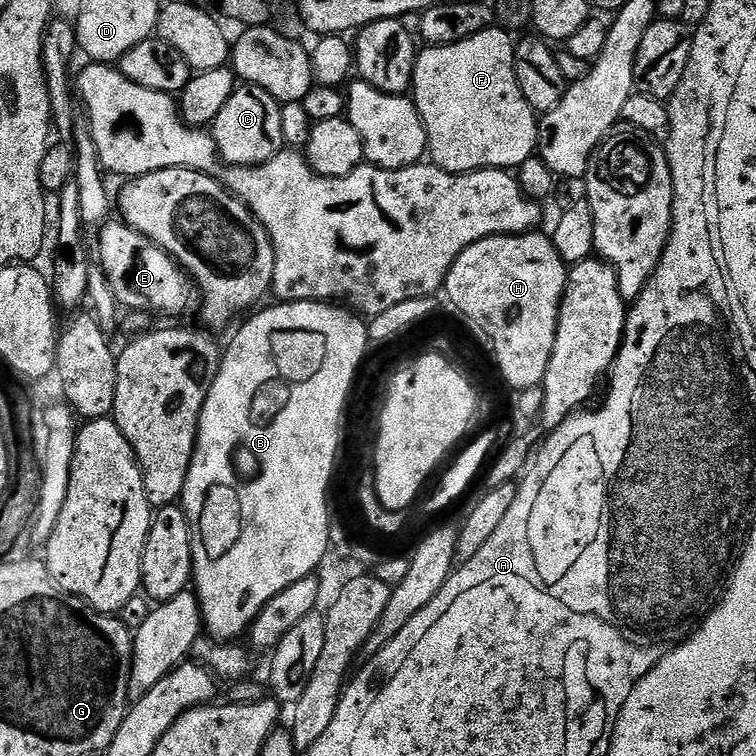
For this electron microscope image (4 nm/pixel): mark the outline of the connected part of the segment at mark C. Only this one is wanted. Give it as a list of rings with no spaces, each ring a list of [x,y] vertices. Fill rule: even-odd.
[[[253,84],[237,86],[230,94],[226,106],[210,125],[212,141],[225,165],[237,168],[253,168],[255,164],[274,158],[285,147],[282,138],[282,105],[266,90]]]

